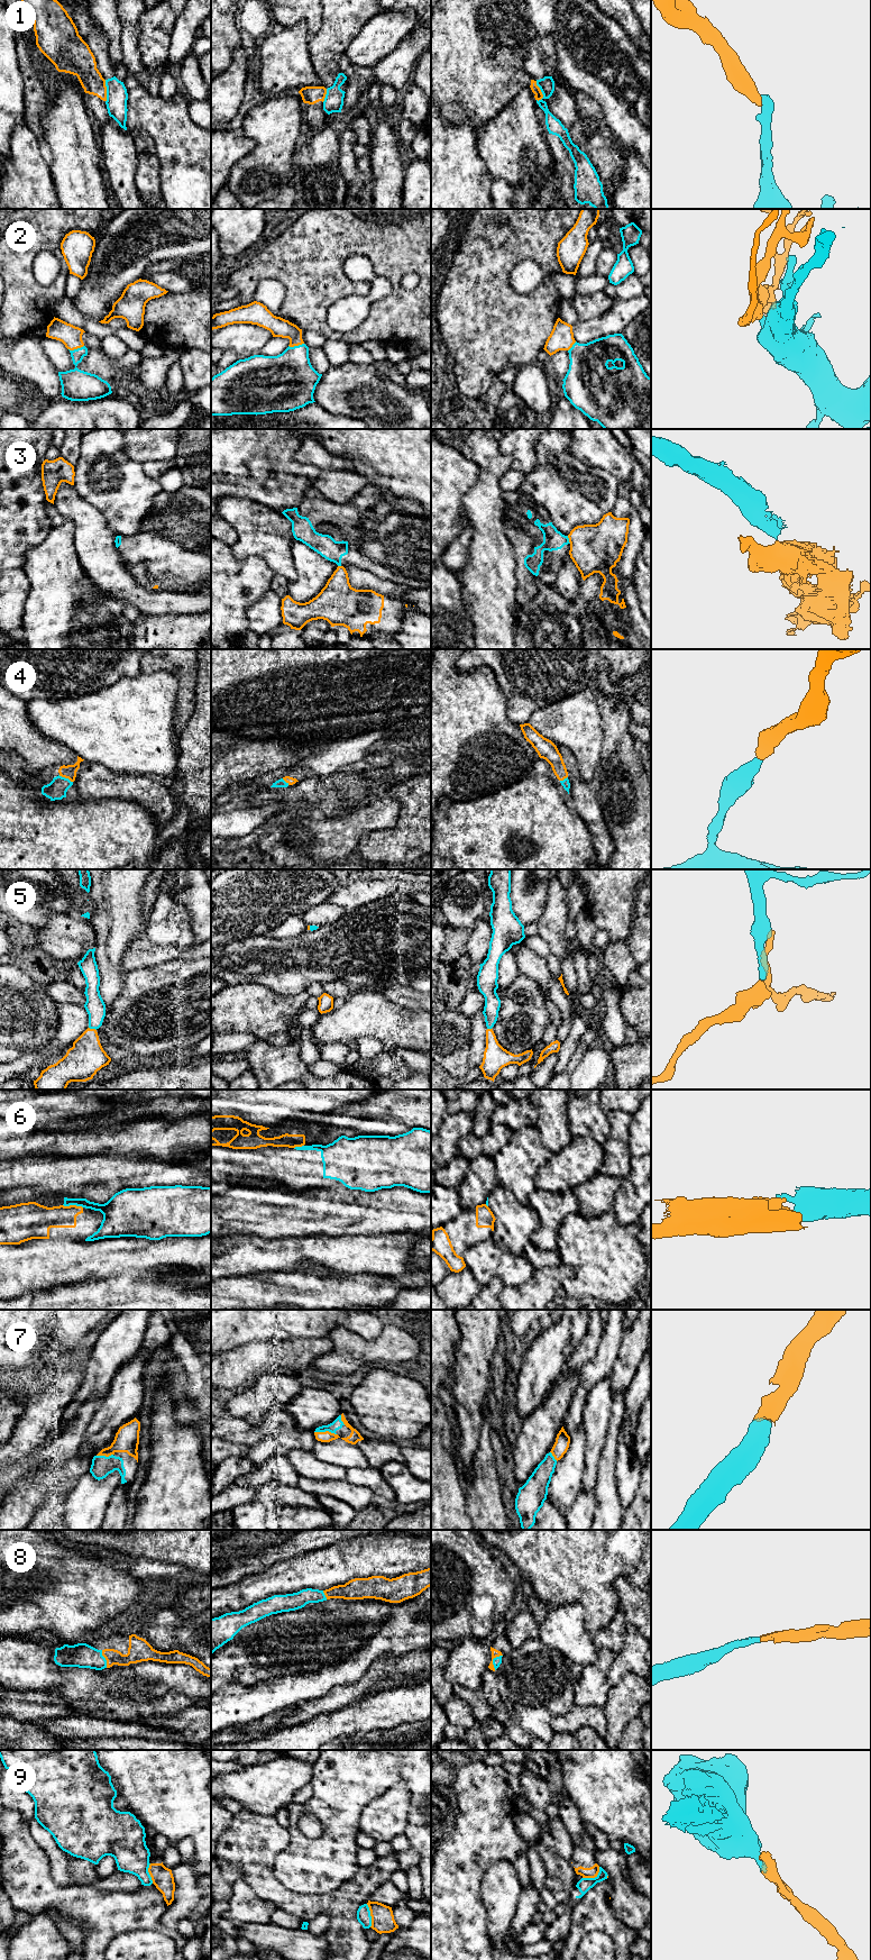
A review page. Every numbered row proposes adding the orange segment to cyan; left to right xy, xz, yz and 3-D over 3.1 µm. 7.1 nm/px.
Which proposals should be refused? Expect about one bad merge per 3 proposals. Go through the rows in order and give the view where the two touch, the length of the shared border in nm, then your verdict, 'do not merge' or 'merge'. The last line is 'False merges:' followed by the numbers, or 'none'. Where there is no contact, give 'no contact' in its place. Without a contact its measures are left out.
1: contact in yz; length 150 nm; do not merge
2: contact in xy; length 120 nm; merge
3: contact in yz; length 60 nm; do not merge
4: contact in xy; length 120 nm; merge
5: contact in xy; length 60 nm; merge
6: contact in xy; length 150 nm; do not merge
7: contact in xz; length 160 nm; merge
8: contact in yz; length 130 nm; merge
9: contact in yz; length 150 nm; do not merge
False merges: 1, 3, 6, 9

